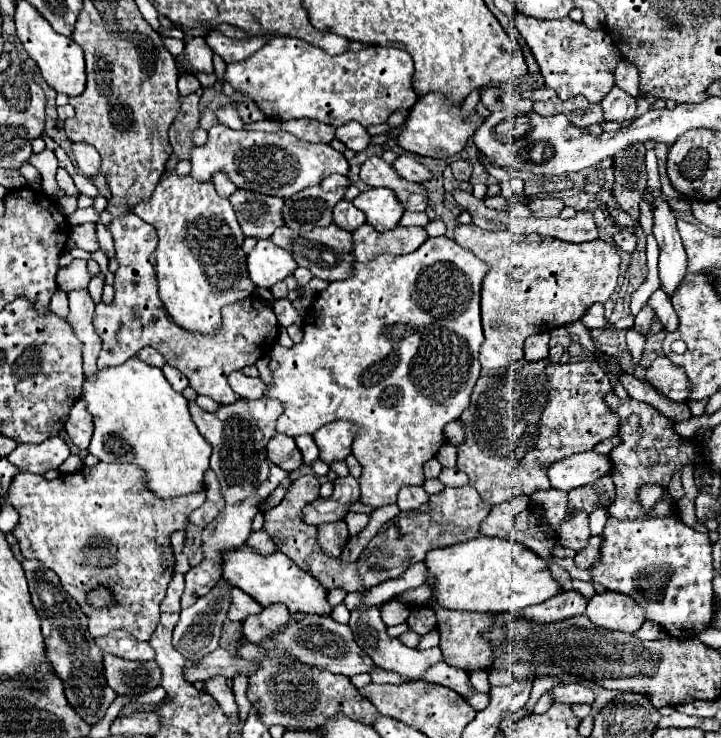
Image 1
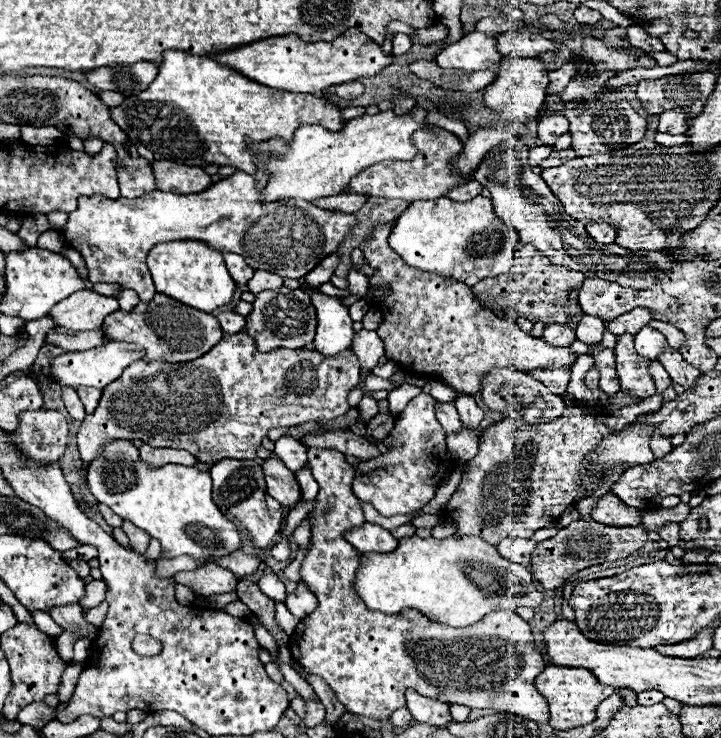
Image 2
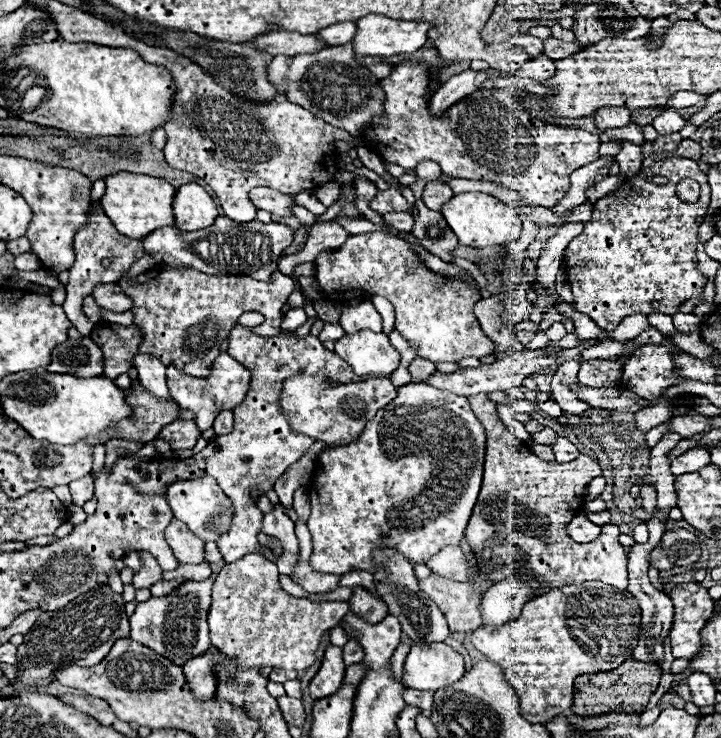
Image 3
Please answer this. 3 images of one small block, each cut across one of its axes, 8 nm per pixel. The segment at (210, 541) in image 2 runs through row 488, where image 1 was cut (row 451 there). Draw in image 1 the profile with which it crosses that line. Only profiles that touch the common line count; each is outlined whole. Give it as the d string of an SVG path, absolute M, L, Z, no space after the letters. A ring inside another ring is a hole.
M132 356L122 366L98 370L96 378L84 382L82 396L94 418L94 438L88 448L90 454L104 462L130 462L144 468L146 488L158 498L176 498L204 490L204 472L208 470L212 446L192 422L186 398L172 390L160 368L152 368Z

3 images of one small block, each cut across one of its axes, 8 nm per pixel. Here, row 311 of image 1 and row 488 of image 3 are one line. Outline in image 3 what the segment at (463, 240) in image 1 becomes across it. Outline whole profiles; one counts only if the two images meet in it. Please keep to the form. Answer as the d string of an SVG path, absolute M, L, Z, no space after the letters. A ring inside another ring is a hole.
M480 392L470 396L470 406L488 436L482 490L464 530L480 578L490 584L512 576L538 578L546 588L604 582L626 590L628 558L624 546L618 542L620 528L602 528L602 534L588 544L578 544L568 534L568 522L586 502L590 480L602 476L602 464L586 454L564 464L540 460L524 442L508 432L500 420L496 402L492 402L488 394Z

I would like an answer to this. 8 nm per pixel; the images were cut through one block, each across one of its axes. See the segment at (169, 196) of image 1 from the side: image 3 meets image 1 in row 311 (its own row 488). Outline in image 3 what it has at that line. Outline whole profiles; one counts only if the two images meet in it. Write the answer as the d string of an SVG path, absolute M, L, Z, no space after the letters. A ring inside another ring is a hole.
M212 476L196 478L196 480L178 480L168 486L166 500L178 520L182 520L192 532L196 532L198 538L204 542L216 542L220 534L228 532L234 518L234 504L232 500L222 492L218 482Z

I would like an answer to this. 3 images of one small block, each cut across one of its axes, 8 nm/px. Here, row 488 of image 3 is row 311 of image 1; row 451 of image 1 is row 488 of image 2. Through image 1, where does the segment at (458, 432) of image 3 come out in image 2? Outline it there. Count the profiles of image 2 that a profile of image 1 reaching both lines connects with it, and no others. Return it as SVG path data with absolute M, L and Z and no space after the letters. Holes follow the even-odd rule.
M424 392L412 398L408 406L396 416L392 432L382 440L384 444L390 444L388 452L370 460L362 460L354 466L354 494L364 502L374 504L382 516L410 514L426 506L454 468L454 458L448 454L446 446L446 432L436 420L434 404L436 400Z

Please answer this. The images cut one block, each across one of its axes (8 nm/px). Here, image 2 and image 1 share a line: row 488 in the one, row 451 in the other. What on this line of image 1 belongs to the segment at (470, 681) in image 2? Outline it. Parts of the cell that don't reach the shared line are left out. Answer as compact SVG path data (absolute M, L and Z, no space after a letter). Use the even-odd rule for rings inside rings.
M336 420L326 424L314 434L314 440L320 448L320 460L326 464L334 460L344 460L352 452L352 442L356 438L358 426L350 420Z

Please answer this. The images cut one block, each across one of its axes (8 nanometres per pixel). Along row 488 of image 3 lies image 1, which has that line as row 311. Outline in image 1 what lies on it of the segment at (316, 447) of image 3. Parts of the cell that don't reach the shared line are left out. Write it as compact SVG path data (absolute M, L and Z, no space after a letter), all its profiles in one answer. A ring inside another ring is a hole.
M280 299L274 304L274 314L276 314L280 326L284 326L284 328L288 328L294 322L302 322L302 316L294 310L294 306L287 299Z

